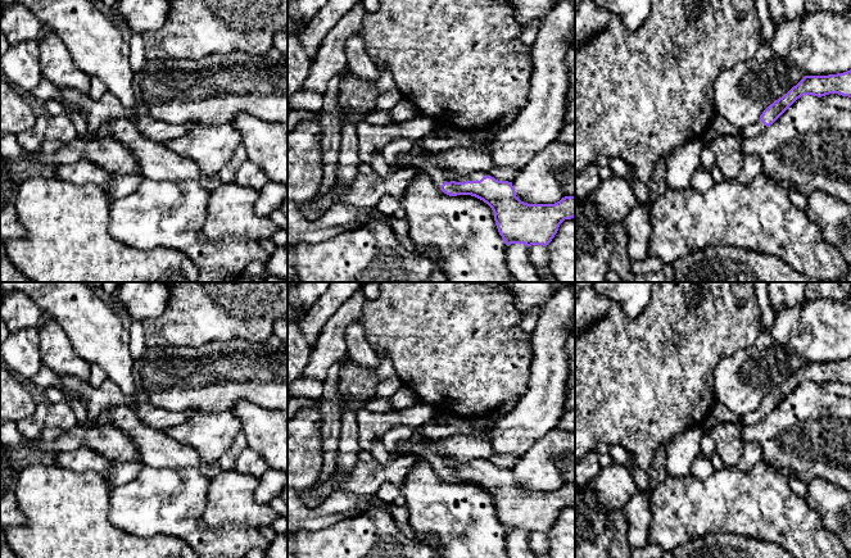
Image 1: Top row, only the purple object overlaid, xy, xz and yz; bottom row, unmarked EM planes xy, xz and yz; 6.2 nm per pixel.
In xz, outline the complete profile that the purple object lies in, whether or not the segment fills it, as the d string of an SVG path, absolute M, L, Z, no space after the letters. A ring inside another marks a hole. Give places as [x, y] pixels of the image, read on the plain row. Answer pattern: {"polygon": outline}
{"polygon": "M408 439L399 441L403 452L427 461L447 482L471 482L486 490L493 500L504 531L547 534L565 507L575 504L575 484L565 484L554 491L521 489L512 469L498 468L488 461L476 459L467 464L453 463L440 452L424 448Z"}

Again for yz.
{"polygon": "M851 357L843 360L828 363L805 363L787 381L770 391L760 403L760 407L742 417L743 426L755 425L773 412L797 386L804 382L818 385L838 381L851 385Z"}

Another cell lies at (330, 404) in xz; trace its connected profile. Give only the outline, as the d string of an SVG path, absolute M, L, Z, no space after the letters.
M344 360L332 364L323 381L323 394L320 402L321 409L321 443L323 448L323 463L314 487L322 485L336 472L336 454L341 432L343 403L338 395L338 382Z

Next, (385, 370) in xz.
M383 354L379 357L379 359L380 359L380 363L376 369L376 375L380 378L380 381L394 376L395 369L393 368L393 364L389 360L389 358L385 354Z

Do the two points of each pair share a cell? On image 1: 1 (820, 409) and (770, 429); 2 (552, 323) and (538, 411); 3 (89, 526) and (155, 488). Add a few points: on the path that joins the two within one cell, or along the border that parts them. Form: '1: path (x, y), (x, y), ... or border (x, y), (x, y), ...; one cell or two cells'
1: path (808, 422), (800, 429), (783, 429); one cell
2: path (550, 345), (547, 389); one cell
3: border (109, 490), (108, 520), (114, 526), (131, 534); two cells

